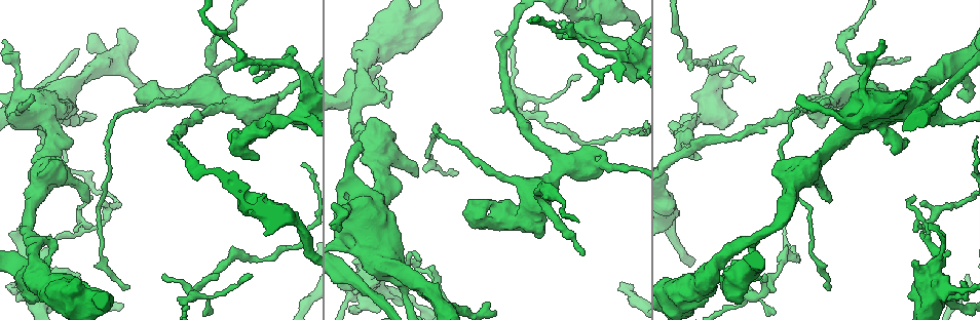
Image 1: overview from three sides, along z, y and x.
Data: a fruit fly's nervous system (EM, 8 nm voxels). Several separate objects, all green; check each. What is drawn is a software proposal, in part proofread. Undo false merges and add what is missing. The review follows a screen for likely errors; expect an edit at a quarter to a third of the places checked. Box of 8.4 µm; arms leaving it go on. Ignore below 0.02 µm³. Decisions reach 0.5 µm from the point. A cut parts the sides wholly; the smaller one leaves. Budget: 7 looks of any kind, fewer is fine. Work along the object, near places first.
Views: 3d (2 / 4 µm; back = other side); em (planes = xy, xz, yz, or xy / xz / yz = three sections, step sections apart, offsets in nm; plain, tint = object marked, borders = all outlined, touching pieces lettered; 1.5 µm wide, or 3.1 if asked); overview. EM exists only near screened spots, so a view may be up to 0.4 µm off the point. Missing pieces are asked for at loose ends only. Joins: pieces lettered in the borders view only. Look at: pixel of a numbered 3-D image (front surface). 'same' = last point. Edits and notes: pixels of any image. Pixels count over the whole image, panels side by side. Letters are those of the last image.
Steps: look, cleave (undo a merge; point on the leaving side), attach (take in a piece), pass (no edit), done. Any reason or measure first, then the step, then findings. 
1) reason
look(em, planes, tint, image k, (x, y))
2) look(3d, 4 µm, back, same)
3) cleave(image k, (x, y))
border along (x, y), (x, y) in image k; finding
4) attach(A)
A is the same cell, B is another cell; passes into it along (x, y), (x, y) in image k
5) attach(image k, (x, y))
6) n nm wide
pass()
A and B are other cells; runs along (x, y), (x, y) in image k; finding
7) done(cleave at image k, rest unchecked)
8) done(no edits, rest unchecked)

thick turns thin
look(em, planes, plain, image 1, (212, 78))

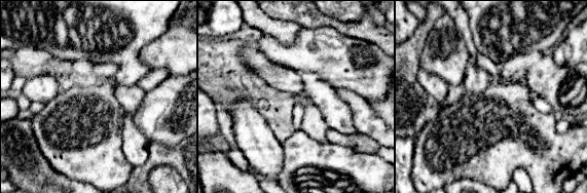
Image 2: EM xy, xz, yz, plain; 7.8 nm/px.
look(em, planes, borders, same)

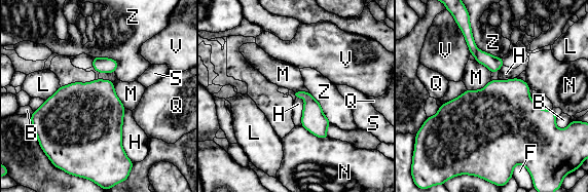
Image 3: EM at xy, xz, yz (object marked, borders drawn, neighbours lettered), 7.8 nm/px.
pass()
B, F, H, L, M, N, Q, S, V and Z are other cells; border along (112, 82), (115, 94), (125, 108) in image 3; continuous, no second cell

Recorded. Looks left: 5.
sudden change in width
look(3d, 2 µm, image 1, (606, 165))

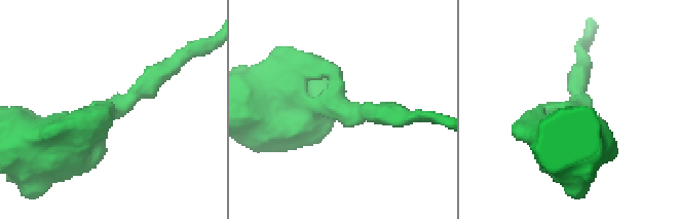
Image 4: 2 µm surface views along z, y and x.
look(em, yz, step 8, borders, image 4, (112, 110))

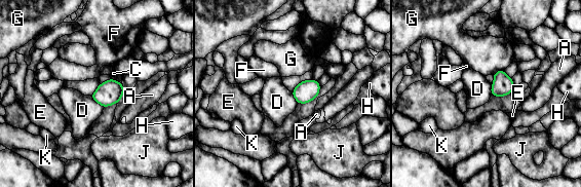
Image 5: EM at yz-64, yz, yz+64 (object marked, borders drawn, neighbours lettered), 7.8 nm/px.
another direction
look(em, planes, borders, same)

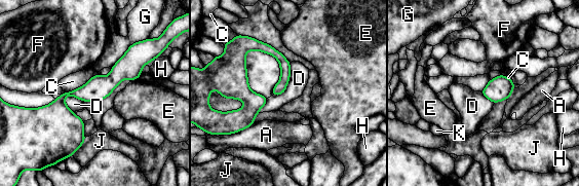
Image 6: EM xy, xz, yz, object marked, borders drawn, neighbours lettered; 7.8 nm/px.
pass()
A, C, D, E, F, G, H, J and K are other cells; runs along (143, 62), (34, 110) in image 6; one cell here

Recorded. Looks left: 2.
tapers out
look(3d, 2 µm, image 1, (492, 109))

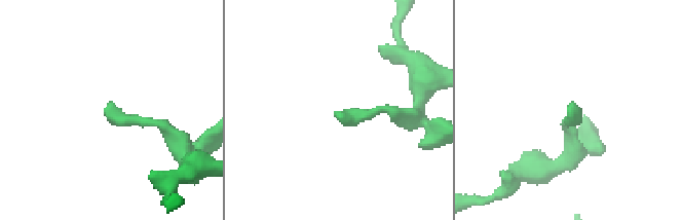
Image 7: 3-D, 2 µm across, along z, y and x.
shape alone is not enough
look(em, planes, borders, image 7, (109, 105))

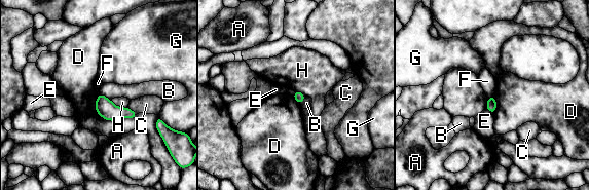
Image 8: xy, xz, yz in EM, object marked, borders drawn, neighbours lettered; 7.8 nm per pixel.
pass()
A, B, C, D, E, F, G and H are other cells; border along (98, 92), (102, 117), (135, 119) in image 8; no lettered piece goes on from it

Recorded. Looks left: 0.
done(no edits, rest unchecked)

